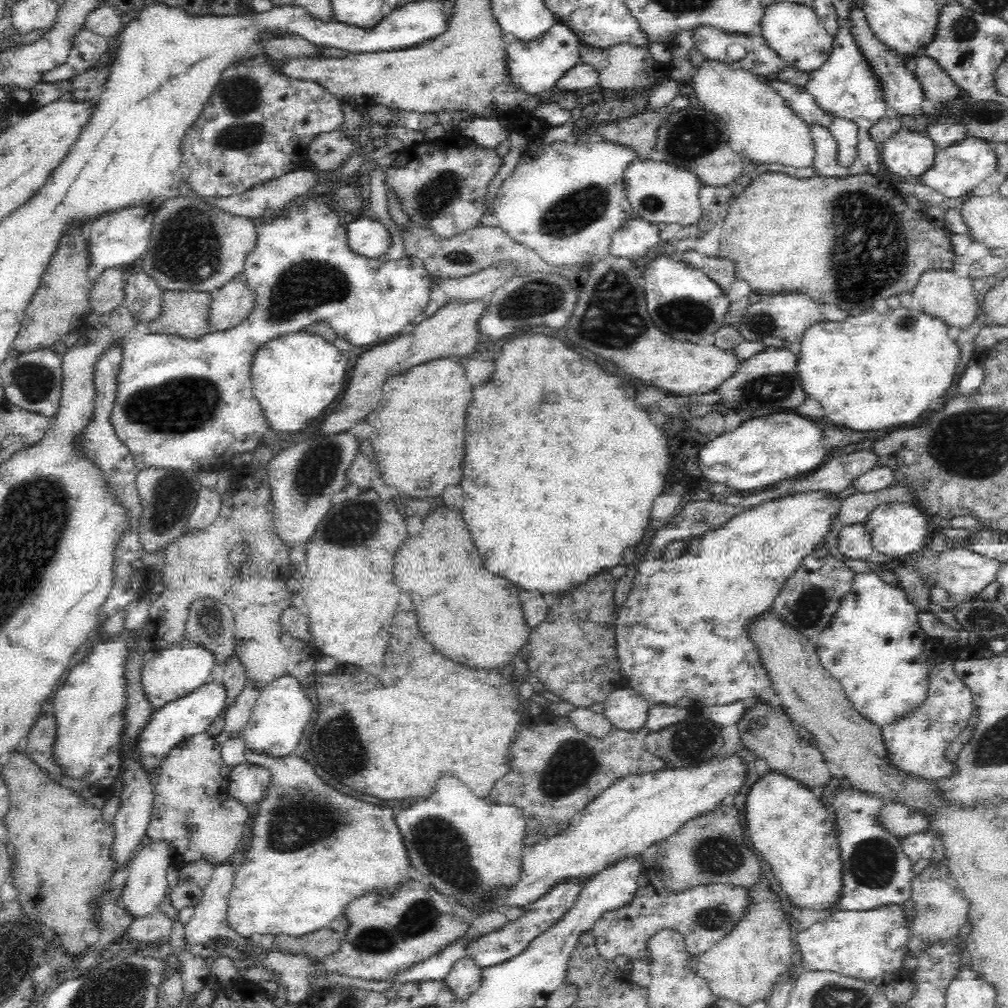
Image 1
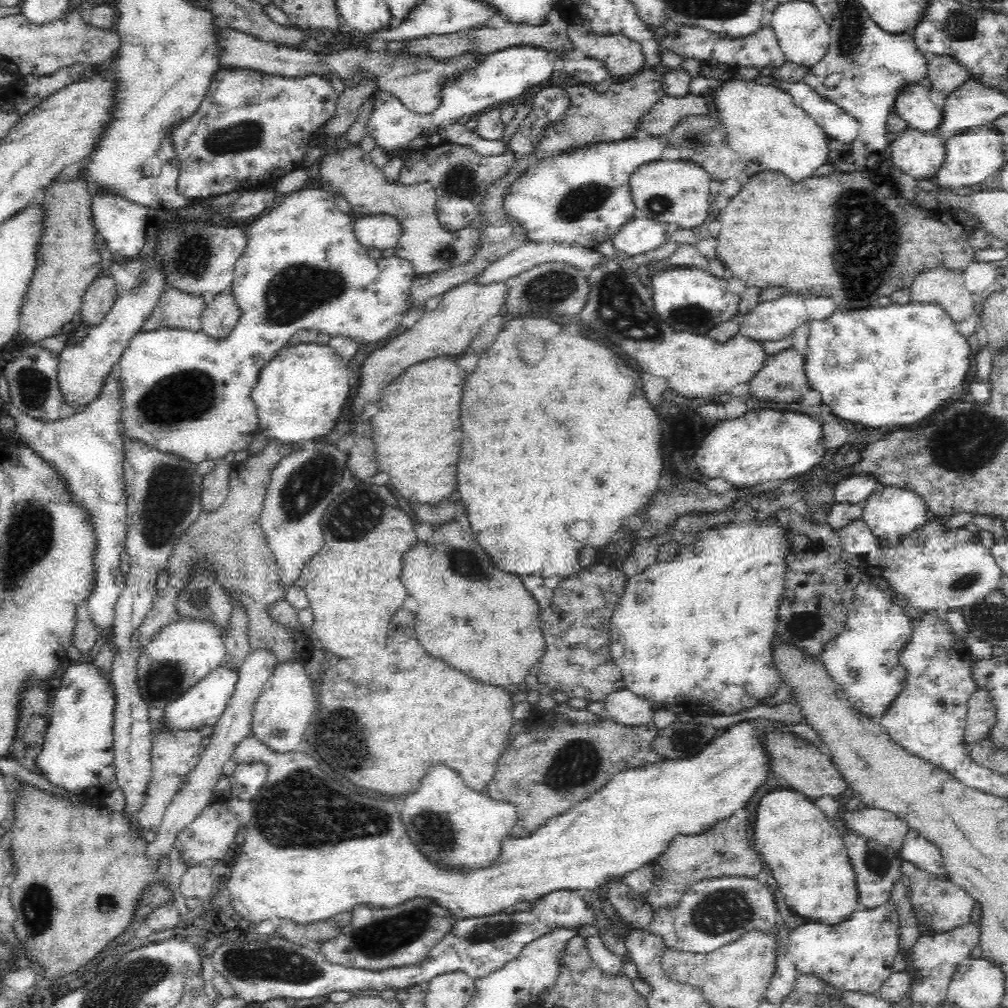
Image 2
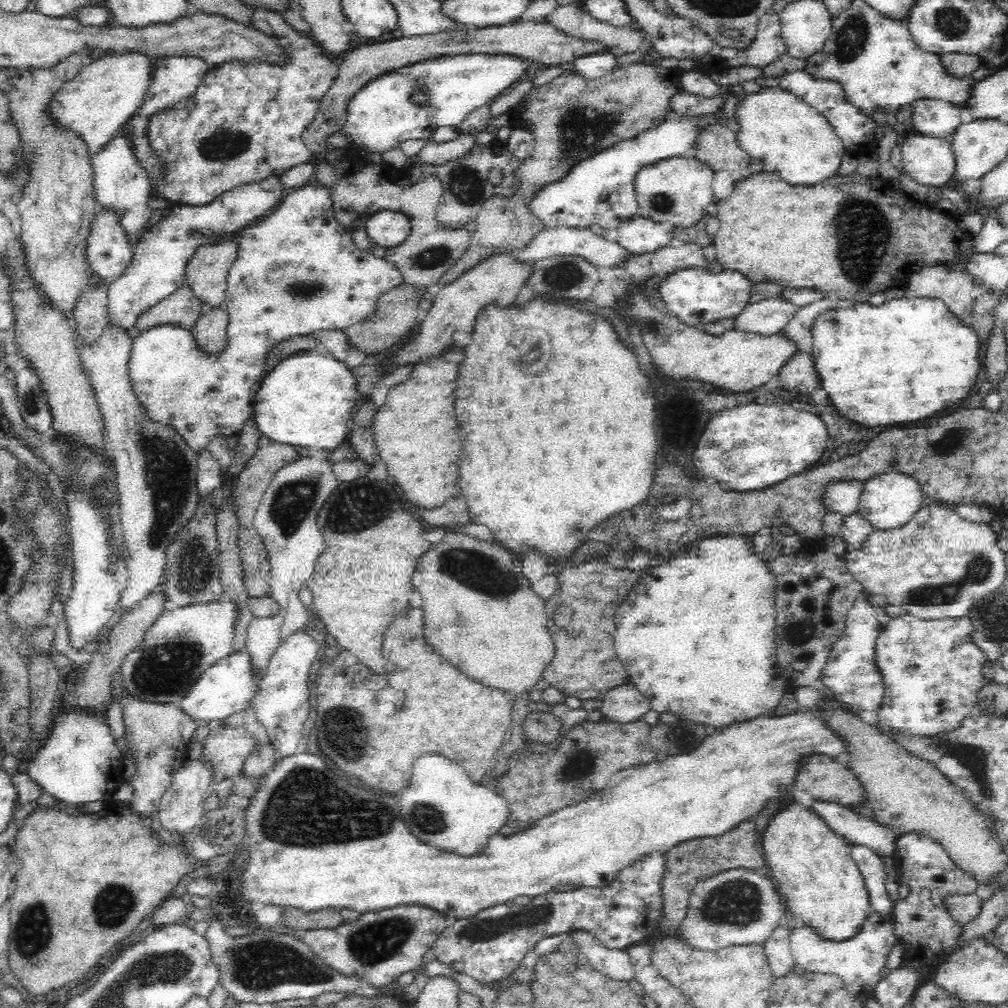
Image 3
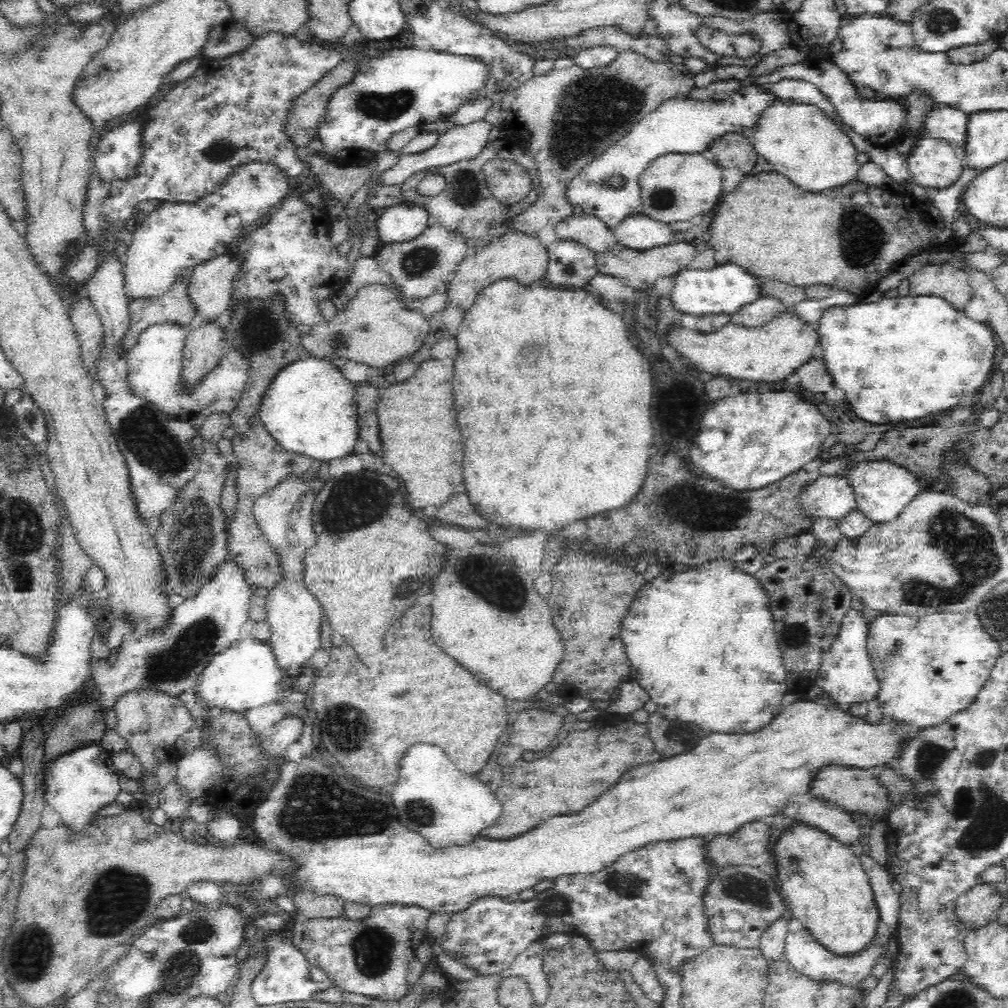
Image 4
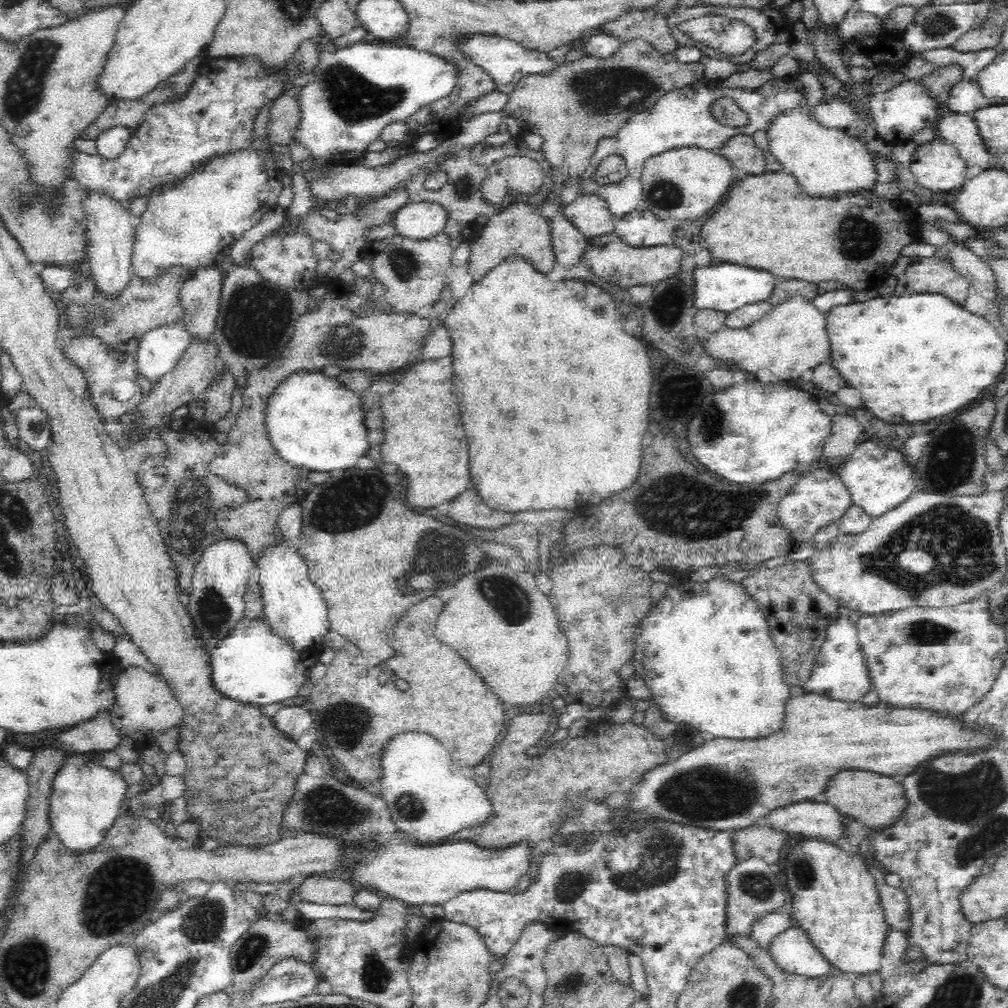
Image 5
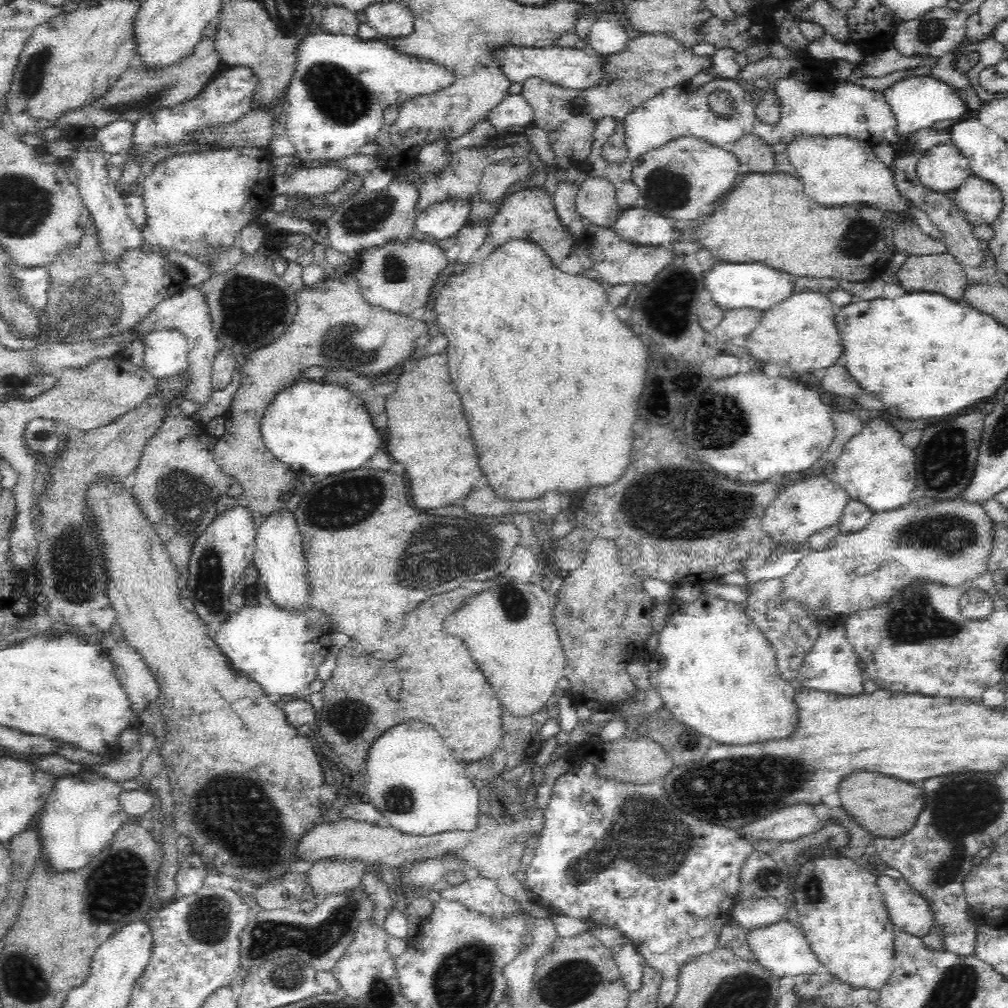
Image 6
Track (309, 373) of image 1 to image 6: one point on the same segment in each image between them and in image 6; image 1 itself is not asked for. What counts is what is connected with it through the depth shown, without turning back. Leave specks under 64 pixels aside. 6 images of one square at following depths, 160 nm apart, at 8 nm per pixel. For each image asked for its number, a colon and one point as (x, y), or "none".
2: (300, 394)
3: (306, 400)
4: (310, 410)
5: (313, 421)
6: (321, 427)

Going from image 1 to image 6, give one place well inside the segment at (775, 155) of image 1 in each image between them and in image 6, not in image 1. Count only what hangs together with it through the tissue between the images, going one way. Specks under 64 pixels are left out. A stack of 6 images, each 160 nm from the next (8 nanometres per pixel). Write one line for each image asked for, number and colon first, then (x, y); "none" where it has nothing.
2: (764, 125)
3: (790, 137)
4: (799, 140)
5: (828, 163)
6: (840, 171)

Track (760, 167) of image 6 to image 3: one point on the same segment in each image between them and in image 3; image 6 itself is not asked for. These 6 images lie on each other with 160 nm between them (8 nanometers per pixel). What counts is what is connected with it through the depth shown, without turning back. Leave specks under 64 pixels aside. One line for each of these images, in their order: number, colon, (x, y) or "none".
3: (717, 146)
4: (733, 150)
5: (741, 151)

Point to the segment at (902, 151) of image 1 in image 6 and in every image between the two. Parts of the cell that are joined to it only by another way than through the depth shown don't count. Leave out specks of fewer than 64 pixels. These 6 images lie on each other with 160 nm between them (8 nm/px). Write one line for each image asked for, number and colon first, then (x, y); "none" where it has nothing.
2: (921, 155)
3: (929, 161)
4: (933, 163)
5: (936, 165)
6: (943, 168)

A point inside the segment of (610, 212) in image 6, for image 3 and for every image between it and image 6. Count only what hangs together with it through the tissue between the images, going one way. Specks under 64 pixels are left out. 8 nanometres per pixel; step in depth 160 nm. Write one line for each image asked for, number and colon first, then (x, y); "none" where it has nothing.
3: (564, 239)
4: (589, 229)
5: (589, 212)

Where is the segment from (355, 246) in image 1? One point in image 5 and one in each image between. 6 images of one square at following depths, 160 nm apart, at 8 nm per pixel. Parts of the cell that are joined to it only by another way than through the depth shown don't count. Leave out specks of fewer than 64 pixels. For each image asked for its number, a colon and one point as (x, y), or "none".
2: (381, 231)
3: (388, 228)
4: (404, 222)
5: (420, 220)

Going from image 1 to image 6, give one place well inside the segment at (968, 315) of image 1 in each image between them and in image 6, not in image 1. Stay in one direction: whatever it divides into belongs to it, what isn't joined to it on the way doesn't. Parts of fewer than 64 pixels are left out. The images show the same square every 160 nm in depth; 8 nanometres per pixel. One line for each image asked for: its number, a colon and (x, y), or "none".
2: (946, 287)
3: (953, 286)
4: (942, 280)
5: (930, 275)
6: (938, 273)

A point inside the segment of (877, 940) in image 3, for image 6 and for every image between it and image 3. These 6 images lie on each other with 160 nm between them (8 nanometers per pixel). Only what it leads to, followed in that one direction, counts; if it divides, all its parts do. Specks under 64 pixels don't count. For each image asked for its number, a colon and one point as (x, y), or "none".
4: (808, 957)
5: (791, 950)
6: (781, 948)

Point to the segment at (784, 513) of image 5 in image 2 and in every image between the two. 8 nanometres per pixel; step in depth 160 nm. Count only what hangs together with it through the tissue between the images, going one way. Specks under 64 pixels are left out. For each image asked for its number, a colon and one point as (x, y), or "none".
2: (853, 491)
3: (842, 497)
4: (829, 496)

